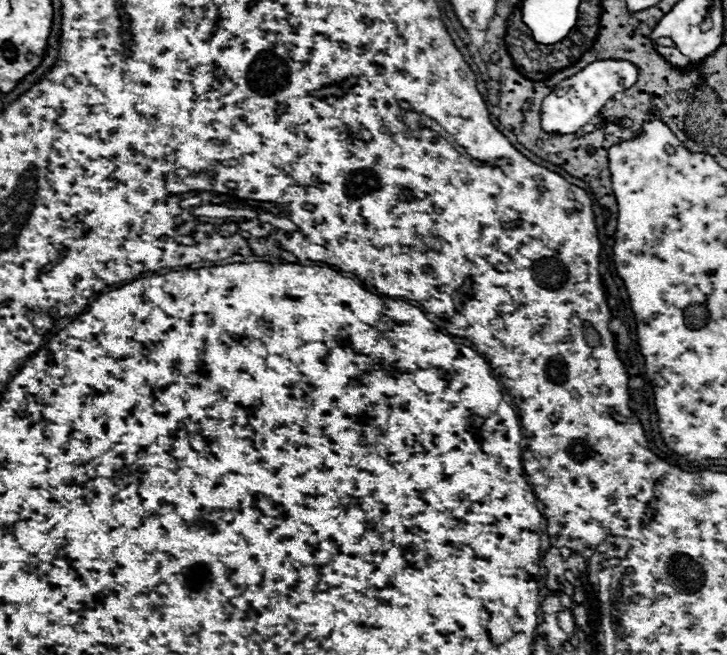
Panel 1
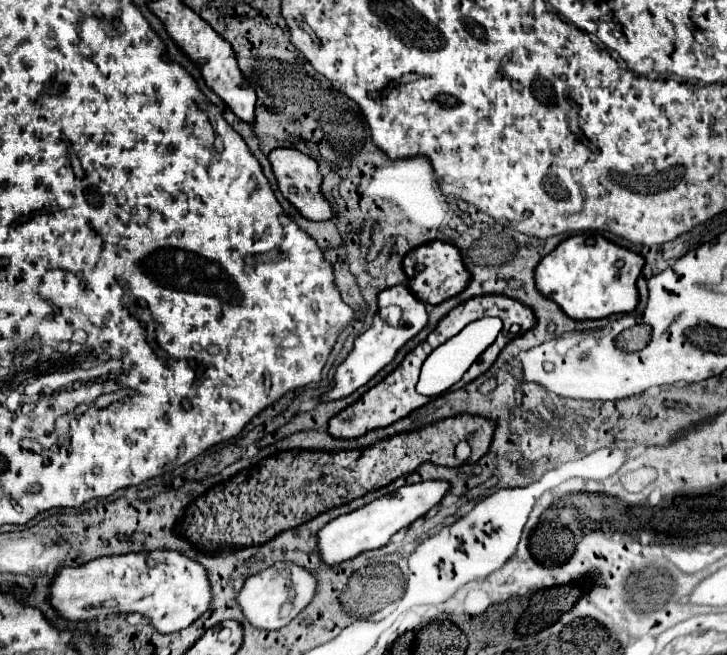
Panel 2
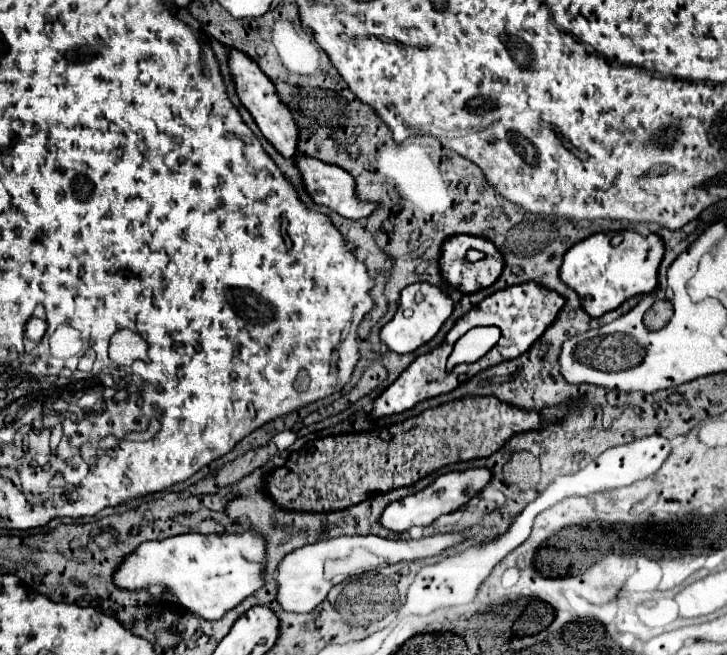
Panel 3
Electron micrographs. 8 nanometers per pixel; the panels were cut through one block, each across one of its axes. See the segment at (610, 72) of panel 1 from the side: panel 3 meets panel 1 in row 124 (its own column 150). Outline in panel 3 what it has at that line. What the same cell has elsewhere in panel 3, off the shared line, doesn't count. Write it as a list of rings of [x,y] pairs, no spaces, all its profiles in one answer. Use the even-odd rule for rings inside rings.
[[[256,530],[240,534],[180,534],[160,542],[144,542],[138,550],[122,562],[114,574],[114,582],[124,590],[140,590],[150,584],[162,584],[170,594],[176,596],[182,610],[200,614],[206,620],[220,620],[228,610],[238,606],[244,598],[262,588],[266,570],[266,538]]]

